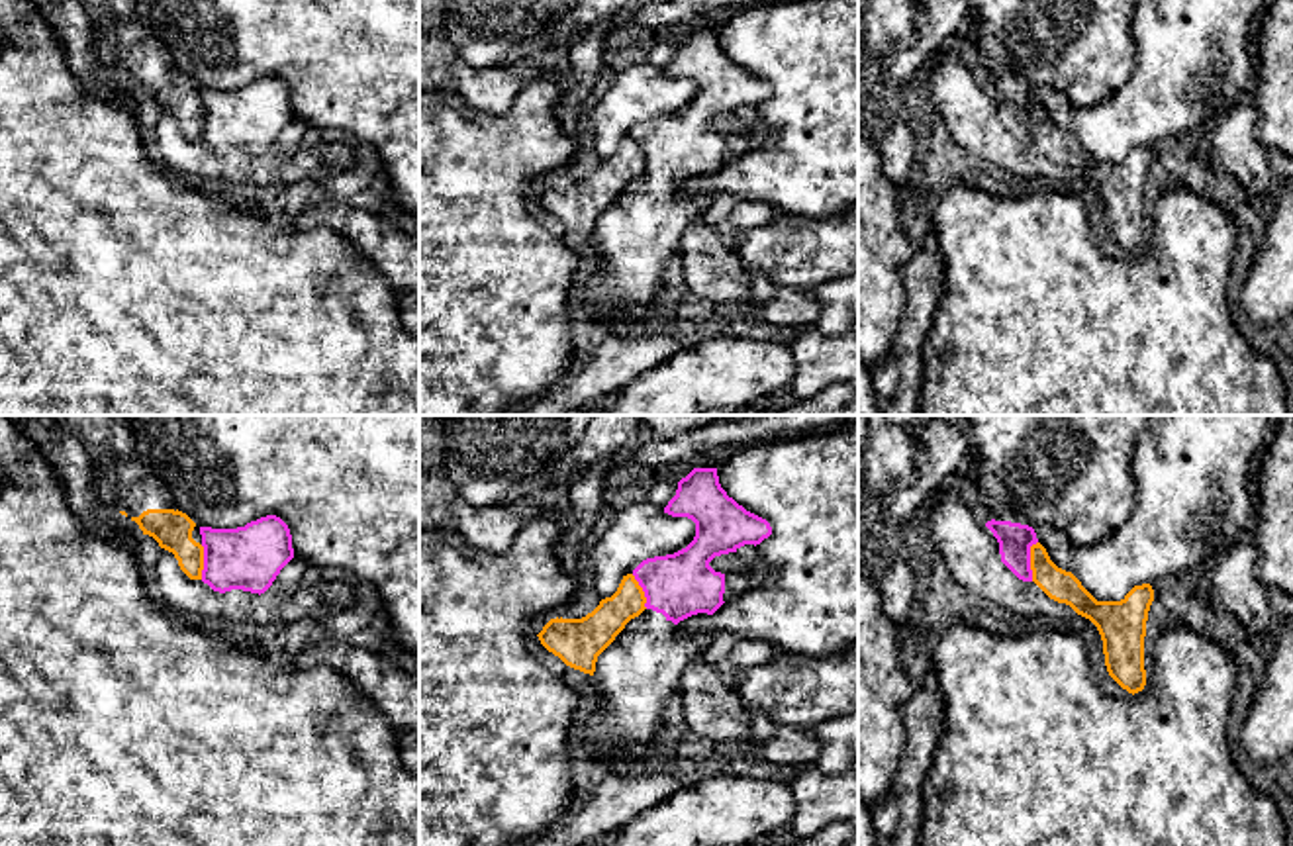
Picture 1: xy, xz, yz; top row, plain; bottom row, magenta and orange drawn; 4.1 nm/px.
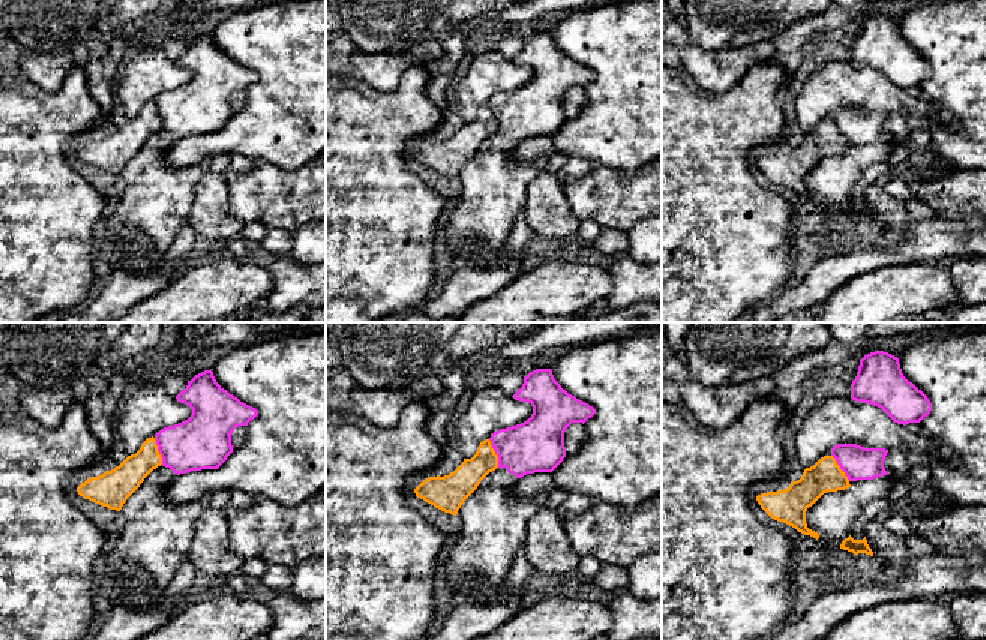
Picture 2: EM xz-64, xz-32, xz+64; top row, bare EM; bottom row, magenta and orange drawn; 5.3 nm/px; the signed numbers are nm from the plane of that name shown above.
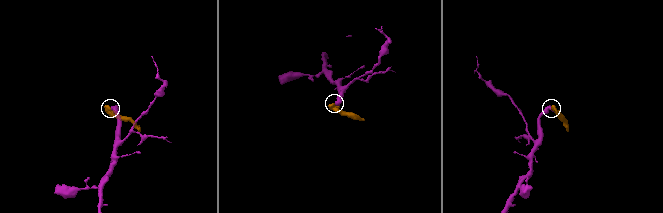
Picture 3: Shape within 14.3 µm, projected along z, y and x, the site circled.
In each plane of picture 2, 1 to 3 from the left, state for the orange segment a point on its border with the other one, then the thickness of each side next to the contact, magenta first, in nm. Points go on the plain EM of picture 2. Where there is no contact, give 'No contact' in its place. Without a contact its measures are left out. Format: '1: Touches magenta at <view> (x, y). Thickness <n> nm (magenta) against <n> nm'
1: Touches magenta at xz-64 (158, 114). Thickness 300 nm (magenta) against 170 nm
2: Touches magenta at xz-32 (496, 117). Thickness 280 nm (magenta) against 160 nm
3: Touches magenta at xz+64 (841, 132). Thickness 180 nm (magenta) against 180 nm

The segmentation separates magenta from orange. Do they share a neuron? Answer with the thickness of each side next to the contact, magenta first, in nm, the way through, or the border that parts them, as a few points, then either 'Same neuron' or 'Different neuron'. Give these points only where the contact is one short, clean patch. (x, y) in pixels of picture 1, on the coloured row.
Thickness 140 nm (magenta) against 130 nm. Boundary: yz (1037, 541), (1031, 547), (1031, 580). Different neuron

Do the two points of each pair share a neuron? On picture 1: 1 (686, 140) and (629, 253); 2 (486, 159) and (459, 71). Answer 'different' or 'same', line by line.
1: same
2: different

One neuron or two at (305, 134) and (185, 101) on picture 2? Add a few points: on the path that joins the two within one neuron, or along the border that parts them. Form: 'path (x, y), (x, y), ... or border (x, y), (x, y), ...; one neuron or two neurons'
border (233, 116), (216, 132), (201, 132); two neurons

